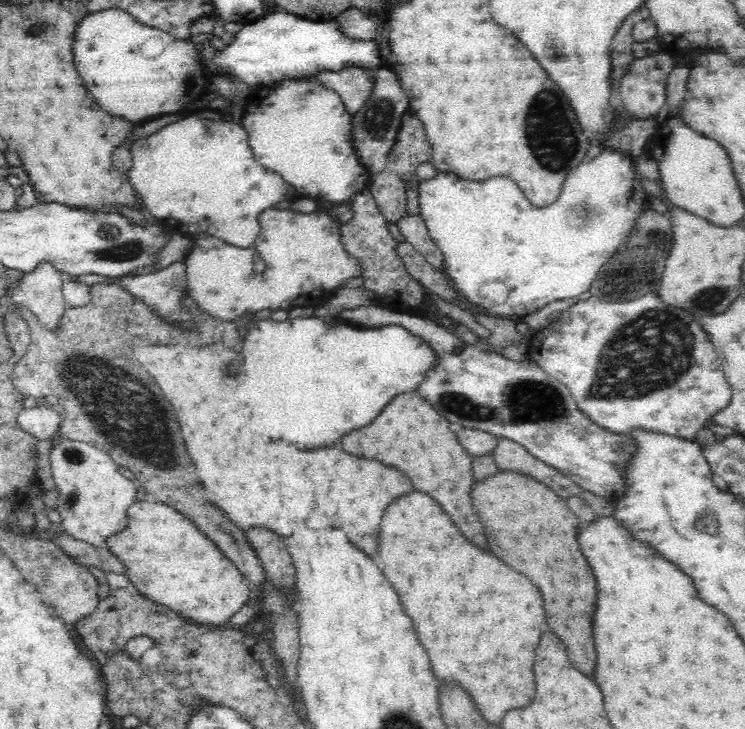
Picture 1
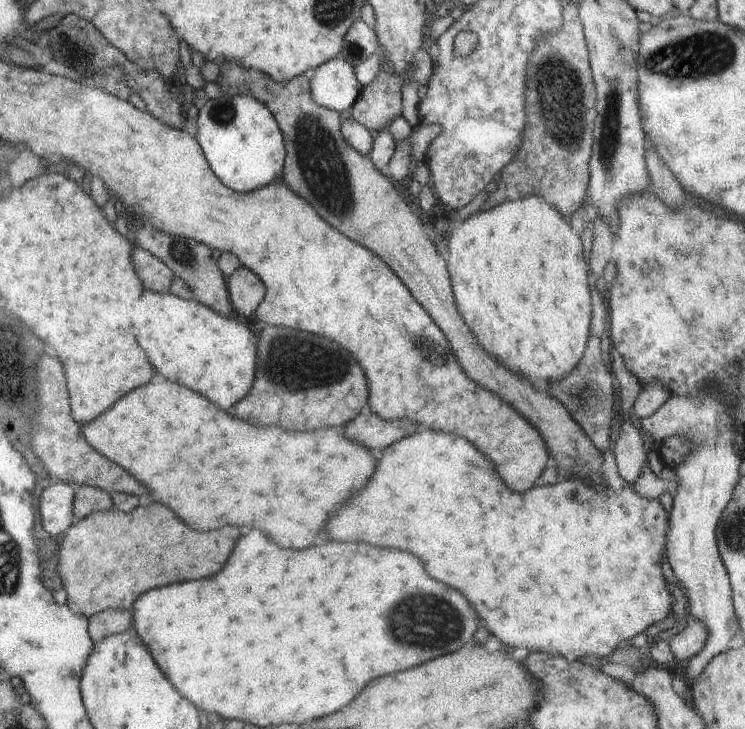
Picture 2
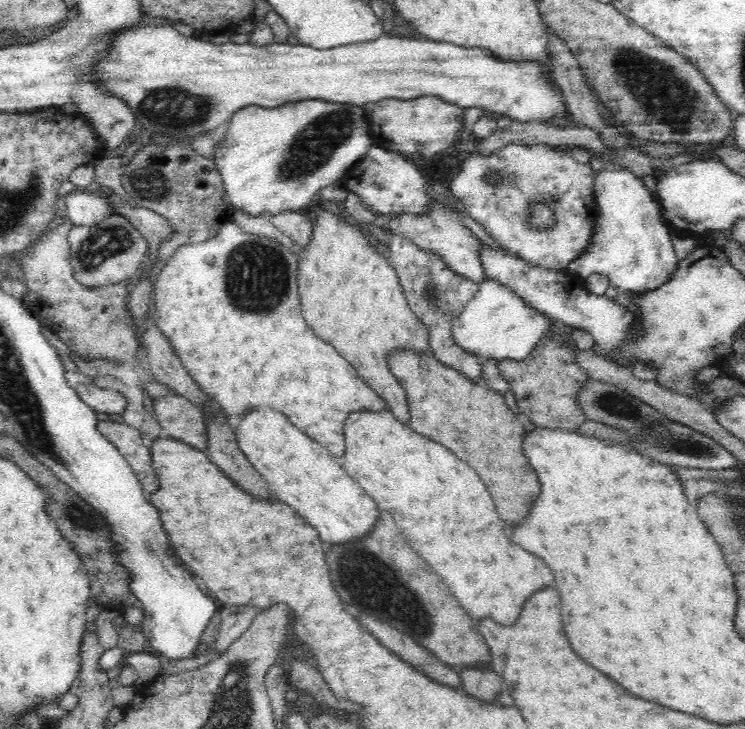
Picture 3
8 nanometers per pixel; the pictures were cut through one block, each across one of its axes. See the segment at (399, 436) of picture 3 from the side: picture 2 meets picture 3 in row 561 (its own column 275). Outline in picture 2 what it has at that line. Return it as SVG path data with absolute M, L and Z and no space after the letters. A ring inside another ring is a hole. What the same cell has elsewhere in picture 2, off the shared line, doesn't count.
M170 380L136 388L94 422L84 424L81 433L97 452L136 476L154 500L168 504L192 528L214 530L224 524L258 528L282 548L296 550L316 542L330 514L368 484L378 460L378 453L346 438L342 428L286 432L278 426L252 426Z

